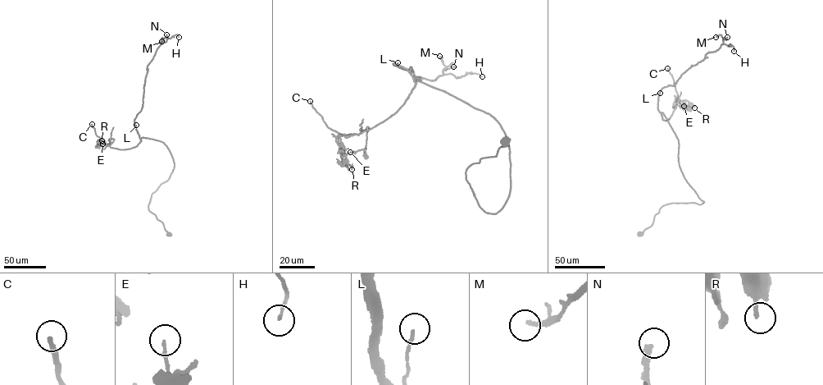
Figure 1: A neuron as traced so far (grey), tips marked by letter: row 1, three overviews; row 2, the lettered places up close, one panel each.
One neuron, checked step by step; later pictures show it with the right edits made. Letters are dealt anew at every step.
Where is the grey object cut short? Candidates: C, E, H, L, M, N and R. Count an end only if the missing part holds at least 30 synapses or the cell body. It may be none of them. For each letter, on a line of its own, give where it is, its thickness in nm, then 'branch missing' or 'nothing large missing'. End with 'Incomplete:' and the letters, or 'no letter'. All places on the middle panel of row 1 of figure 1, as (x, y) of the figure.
C: at (310, 101); 240 nm thick; branch missing
E: at (350, 152); 150 nm thick; nothing large missing
H: at (482, 76); 120 nm thick; nothing large missing
L: at (397, 62); 110 nm thick; nothing large missing
M: at (439, 56); 160 nm thick; nothing large missing
N: at (453, 66); 340 nm thick; nothing large missing
R: at (352, 169); 240 nm thick; nothing large missing
Incomplete: C

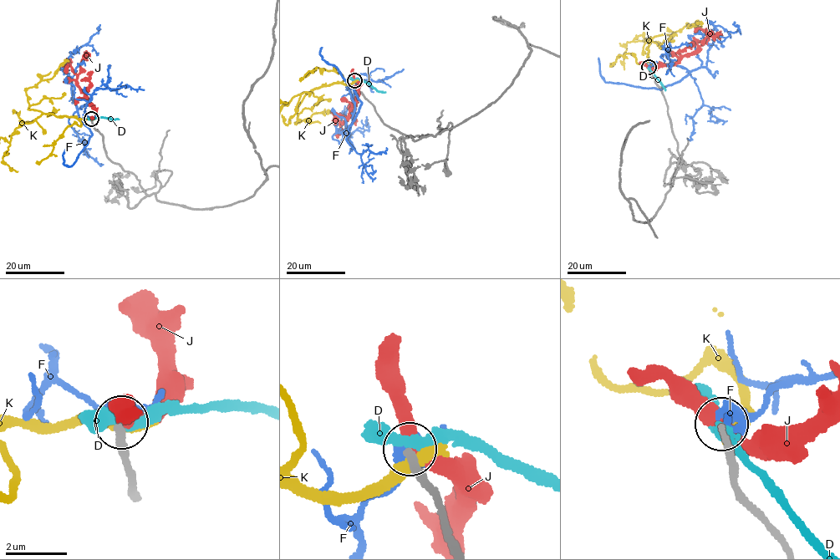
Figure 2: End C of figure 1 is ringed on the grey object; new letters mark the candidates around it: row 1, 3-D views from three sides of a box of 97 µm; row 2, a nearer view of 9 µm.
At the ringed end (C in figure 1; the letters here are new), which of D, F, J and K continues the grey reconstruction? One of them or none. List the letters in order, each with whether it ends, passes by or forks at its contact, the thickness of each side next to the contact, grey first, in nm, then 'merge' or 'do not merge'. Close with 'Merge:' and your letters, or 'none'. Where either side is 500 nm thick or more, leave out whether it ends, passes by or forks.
D: it passes by | 260/320 nm | do not merge
F: it passes by | 240/400 nm | do not merge
J: it passes by | 260/460 nm | do not merge
K: it ends | 300/460 nm | do not merge
Merge: none

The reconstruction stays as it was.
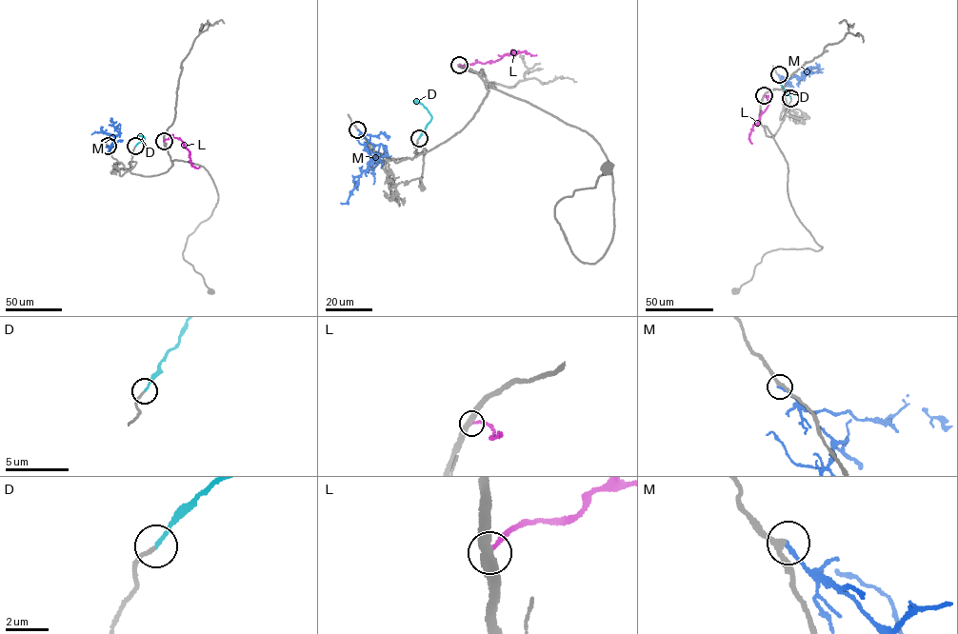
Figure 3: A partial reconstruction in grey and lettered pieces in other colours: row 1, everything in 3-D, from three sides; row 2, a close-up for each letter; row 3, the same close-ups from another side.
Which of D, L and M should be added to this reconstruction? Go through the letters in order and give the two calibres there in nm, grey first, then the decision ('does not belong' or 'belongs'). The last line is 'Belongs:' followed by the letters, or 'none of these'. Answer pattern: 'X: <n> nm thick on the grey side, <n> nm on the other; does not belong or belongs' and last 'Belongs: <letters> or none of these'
D: 170 nm thick on the grey side, 150 nm on the other; belongs
L: 400 nm thick on the grey side, 220 nm on the other; does not belong
M: 240 nm thick on the grey side, 200 nm on the other; does not belong
Belongs: D

